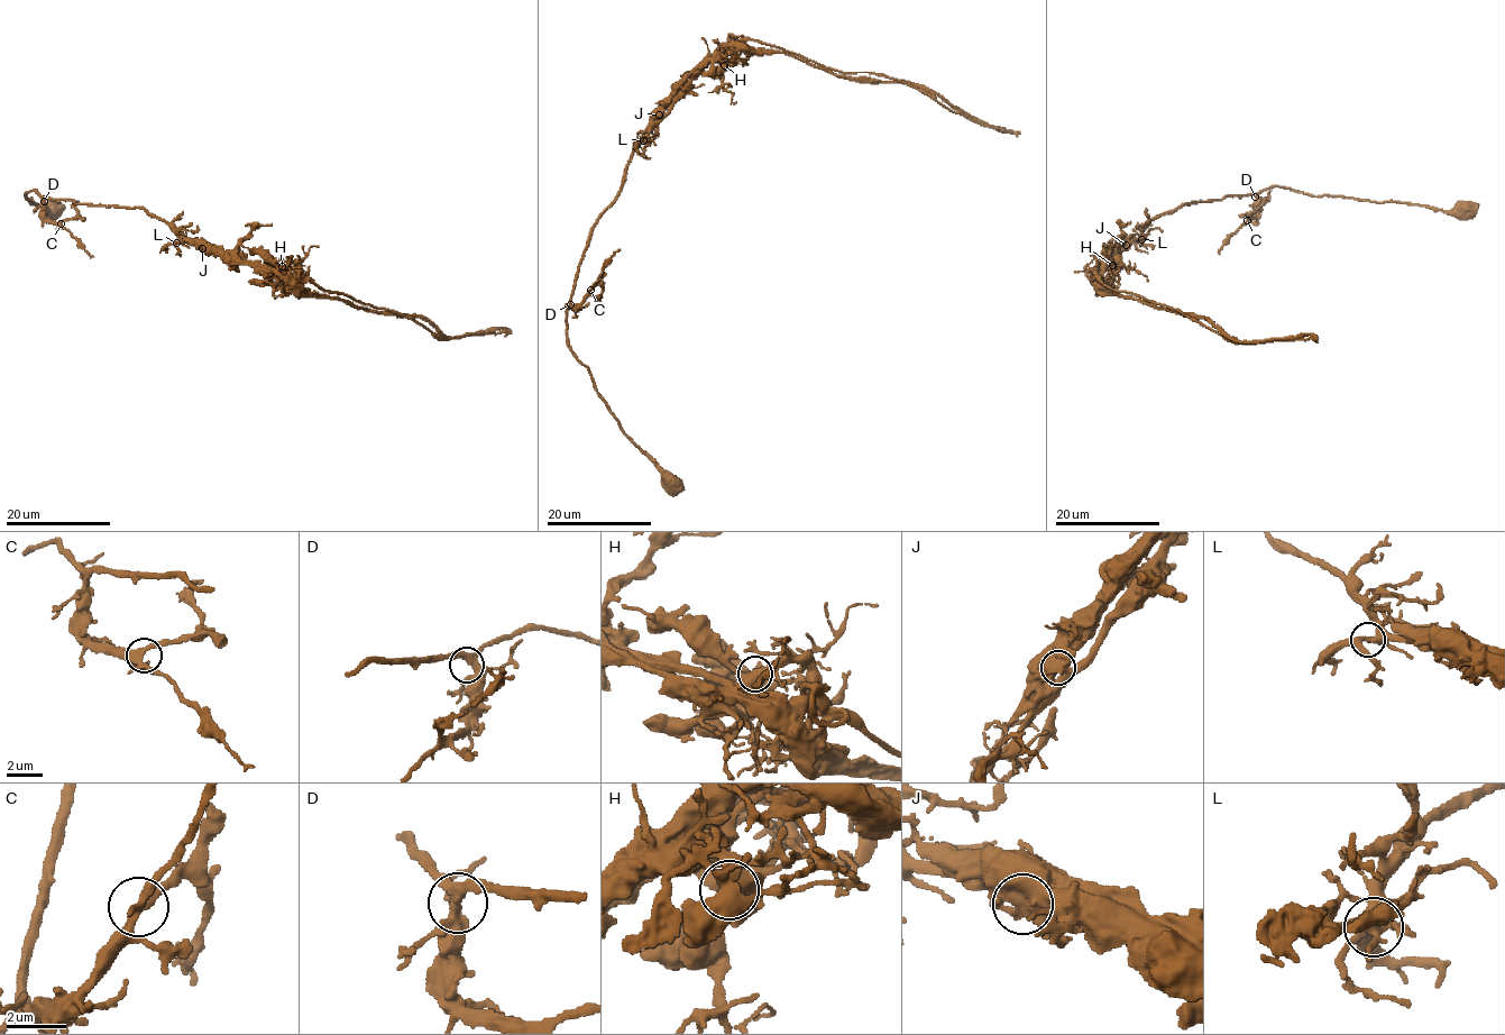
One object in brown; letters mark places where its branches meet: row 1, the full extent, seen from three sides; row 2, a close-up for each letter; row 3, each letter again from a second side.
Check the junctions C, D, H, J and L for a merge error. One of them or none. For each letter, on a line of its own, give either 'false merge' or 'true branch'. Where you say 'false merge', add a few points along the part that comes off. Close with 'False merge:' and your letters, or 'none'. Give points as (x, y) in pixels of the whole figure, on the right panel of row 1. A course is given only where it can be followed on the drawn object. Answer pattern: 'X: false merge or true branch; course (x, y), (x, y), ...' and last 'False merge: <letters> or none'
C: true branch
D: true branch
H: true branch
J: false merge; course (1125, 245), (1108, 249), (1095, 277), (1100, 286), (1172, 312), (1212, 320), (1239, 341), (1311, 335), (1318, 339)
L: true branch
False merge: J

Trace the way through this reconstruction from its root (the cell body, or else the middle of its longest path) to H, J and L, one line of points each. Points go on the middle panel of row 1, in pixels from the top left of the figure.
H: (672, 483), (571, 350), (567, 311), (590, 228), (621, 190), (650, 115), (707, 61), (724, 65)
J: (672, 483), (623, 430), (590, 373), (571, 350), (566, 320), (590, 228), (615, 198), (635, 146), (659, 115)
L: (672, 483), (623, 430), (567, 340), (567, 311), (590, 228), (615, 198), (627, 161), (643, 140)

